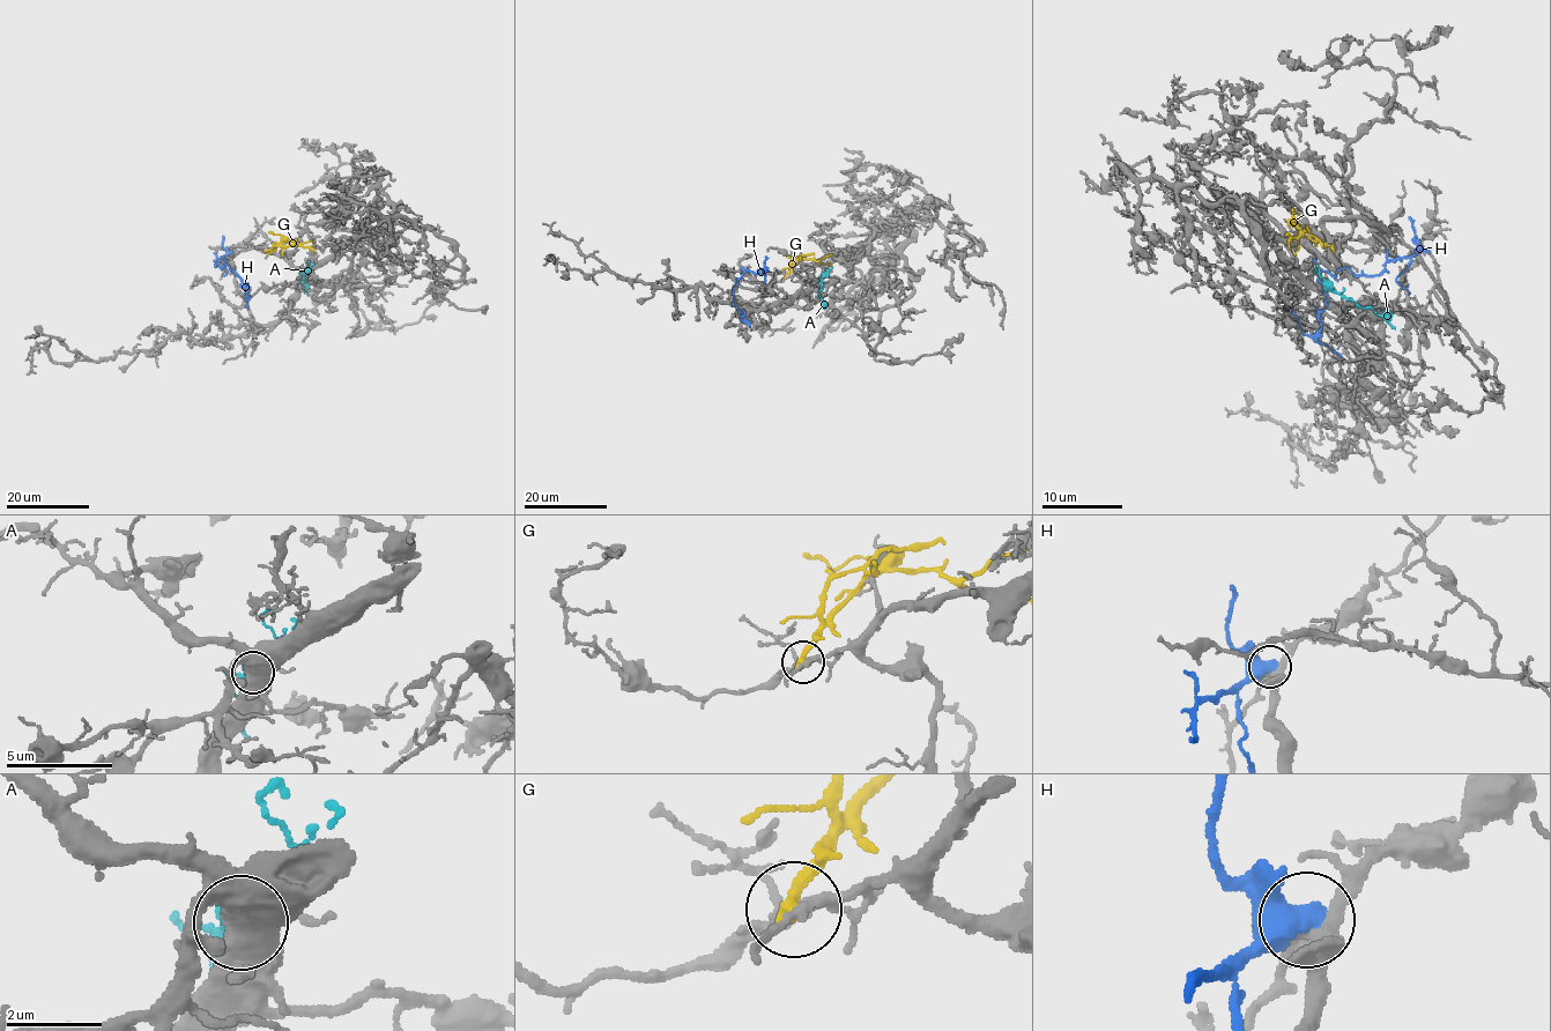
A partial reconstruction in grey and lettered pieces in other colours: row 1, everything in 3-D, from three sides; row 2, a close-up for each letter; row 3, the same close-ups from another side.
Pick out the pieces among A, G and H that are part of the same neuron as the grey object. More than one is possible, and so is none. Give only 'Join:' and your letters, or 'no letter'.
Join: A

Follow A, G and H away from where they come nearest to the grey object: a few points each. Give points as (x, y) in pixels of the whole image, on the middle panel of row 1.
A: (824, 274), (818, 296), (824, 309)
G: (786, 277), (801, 259), (816, 260), (832, 256)
H: (748, 323), (734, 304), (732, 289), (747, 269), (759, 274), (764, 271), (766, 257)

